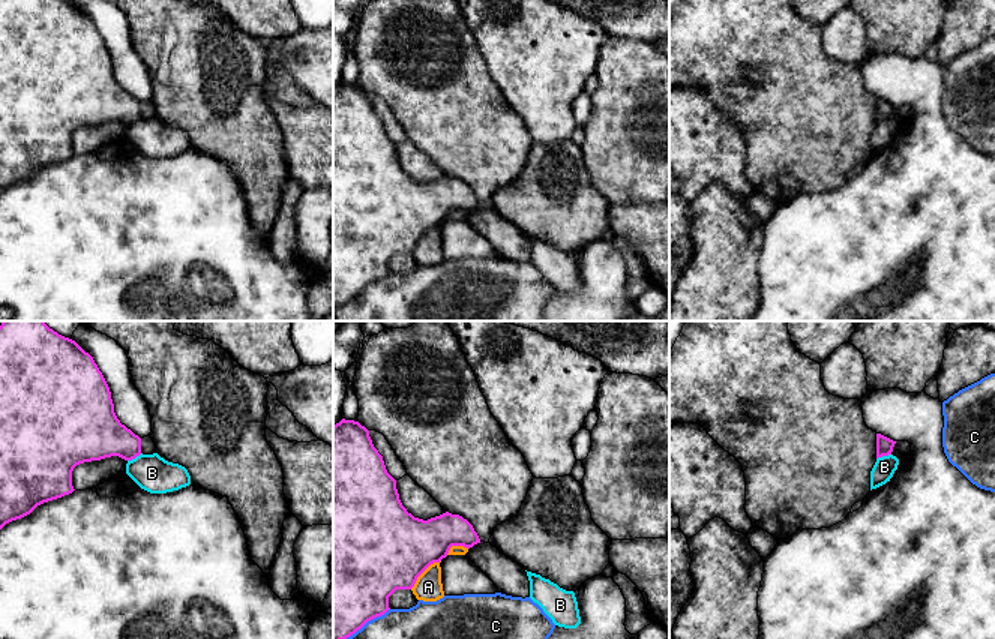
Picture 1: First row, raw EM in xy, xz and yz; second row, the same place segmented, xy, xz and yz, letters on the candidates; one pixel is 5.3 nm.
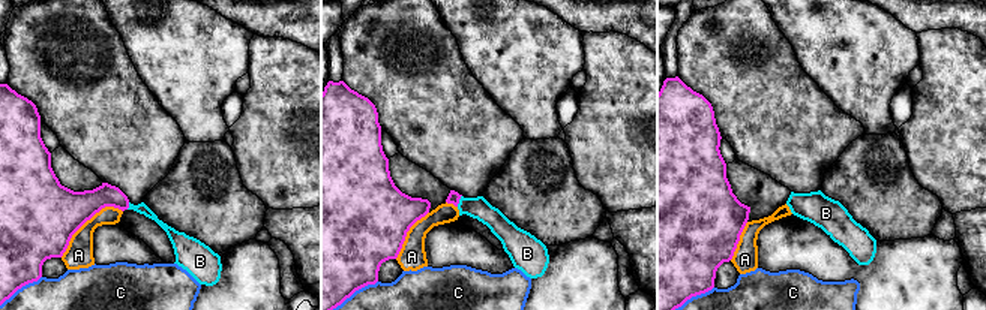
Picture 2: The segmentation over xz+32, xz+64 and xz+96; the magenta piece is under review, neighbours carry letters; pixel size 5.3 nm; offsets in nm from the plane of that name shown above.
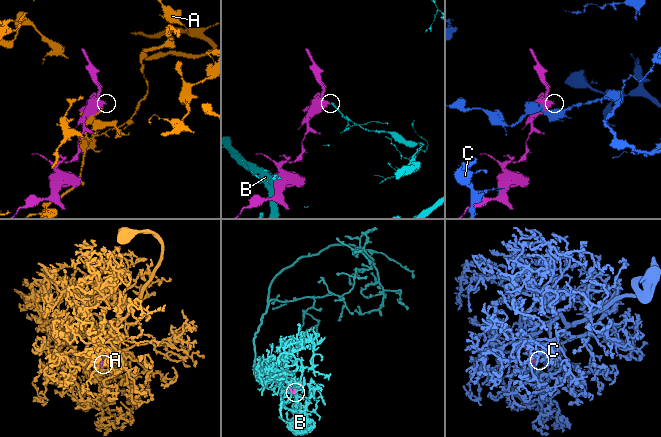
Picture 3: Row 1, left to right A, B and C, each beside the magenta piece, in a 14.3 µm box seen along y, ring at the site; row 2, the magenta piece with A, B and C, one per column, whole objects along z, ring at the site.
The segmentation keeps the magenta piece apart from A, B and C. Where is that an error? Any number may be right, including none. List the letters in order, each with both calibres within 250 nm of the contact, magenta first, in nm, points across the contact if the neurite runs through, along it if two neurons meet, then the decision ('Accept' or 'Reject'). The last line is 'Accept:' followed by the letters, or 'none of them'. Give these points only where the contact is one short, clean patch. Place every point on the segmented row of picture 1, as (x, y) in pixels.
A: Thickness 480 nm (magenta) against 150 nm. Reject
B: Thickness 100 nm (magenta) against 120 nm. Boundary: yz (890, 453), (877, 459). Reject
C: Thickness 500 nm (magenta) against 170 nm. Reject
Accept: none of them

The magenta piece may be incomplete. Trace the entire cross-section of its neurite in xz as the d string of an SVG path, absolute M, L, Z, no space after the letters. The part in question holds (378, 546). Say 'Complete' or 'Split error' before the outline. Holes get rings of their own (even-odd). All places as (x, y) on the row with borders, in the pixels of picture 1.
Complete. M345 418L333 426L333 639L347 639L368 621L384 615L390 609L389 597L396 590L411 590L431 564L447 556L452 546L470 549L477 543L480 538L473 525L459 514L446 512L423 520L408 513L369 430Z

